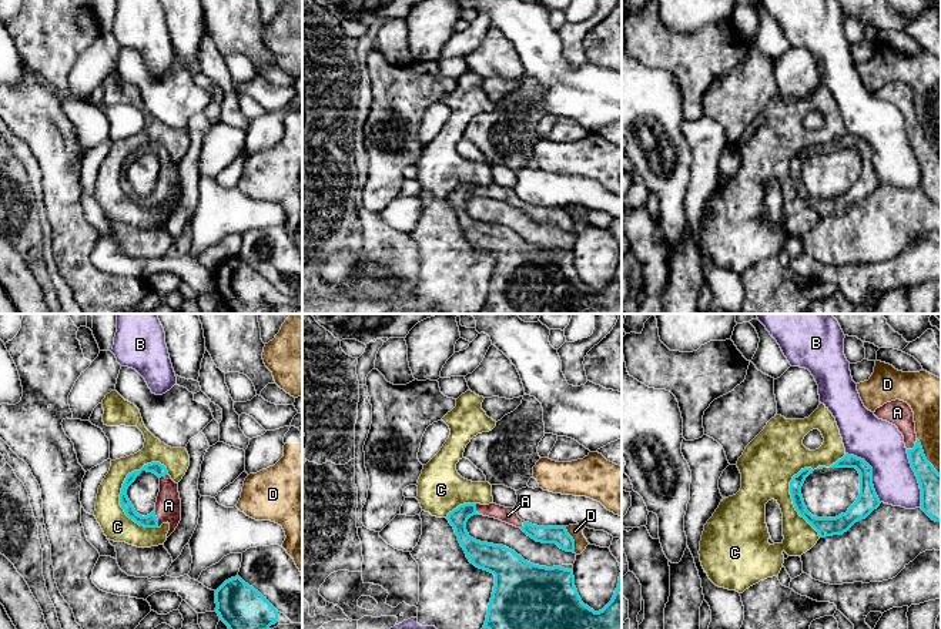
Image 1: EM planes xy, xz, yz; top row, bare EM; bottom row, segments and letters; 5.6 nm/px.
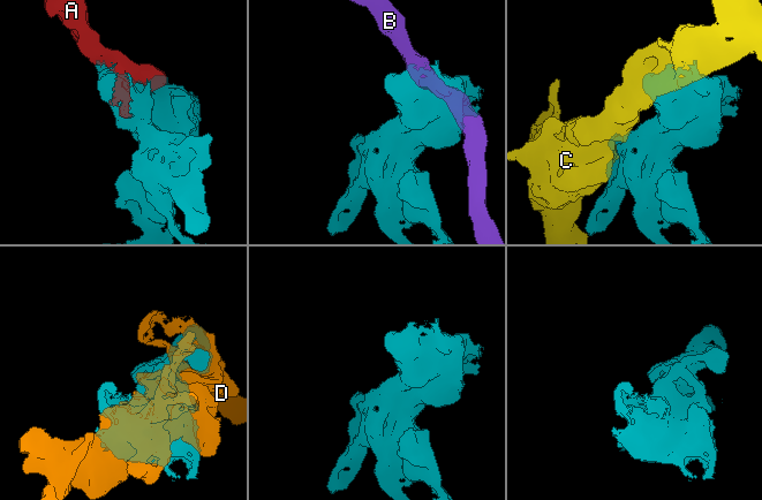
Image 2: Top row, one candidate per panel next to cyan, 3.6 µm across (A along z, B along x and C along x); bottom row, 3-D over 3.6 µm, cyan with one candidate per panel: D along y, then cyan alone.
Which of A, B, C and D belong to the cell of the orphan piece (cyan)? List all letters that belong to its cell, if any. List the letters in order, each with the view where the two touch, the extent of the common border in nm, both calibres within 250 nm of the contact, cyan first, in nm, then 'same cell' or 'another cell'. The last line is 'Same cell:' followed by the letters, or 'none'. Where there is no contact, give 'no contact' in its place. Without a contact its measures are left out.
A: xy | 100 nm | 80/140 nm | same cell
B: yz | 340 nm | 120/260 nm | another cell
C: xy | 400 nm | 80/170 nm | another cell
D: xz | 160 nm | 100/80 nm | another cell
Same cell: A

